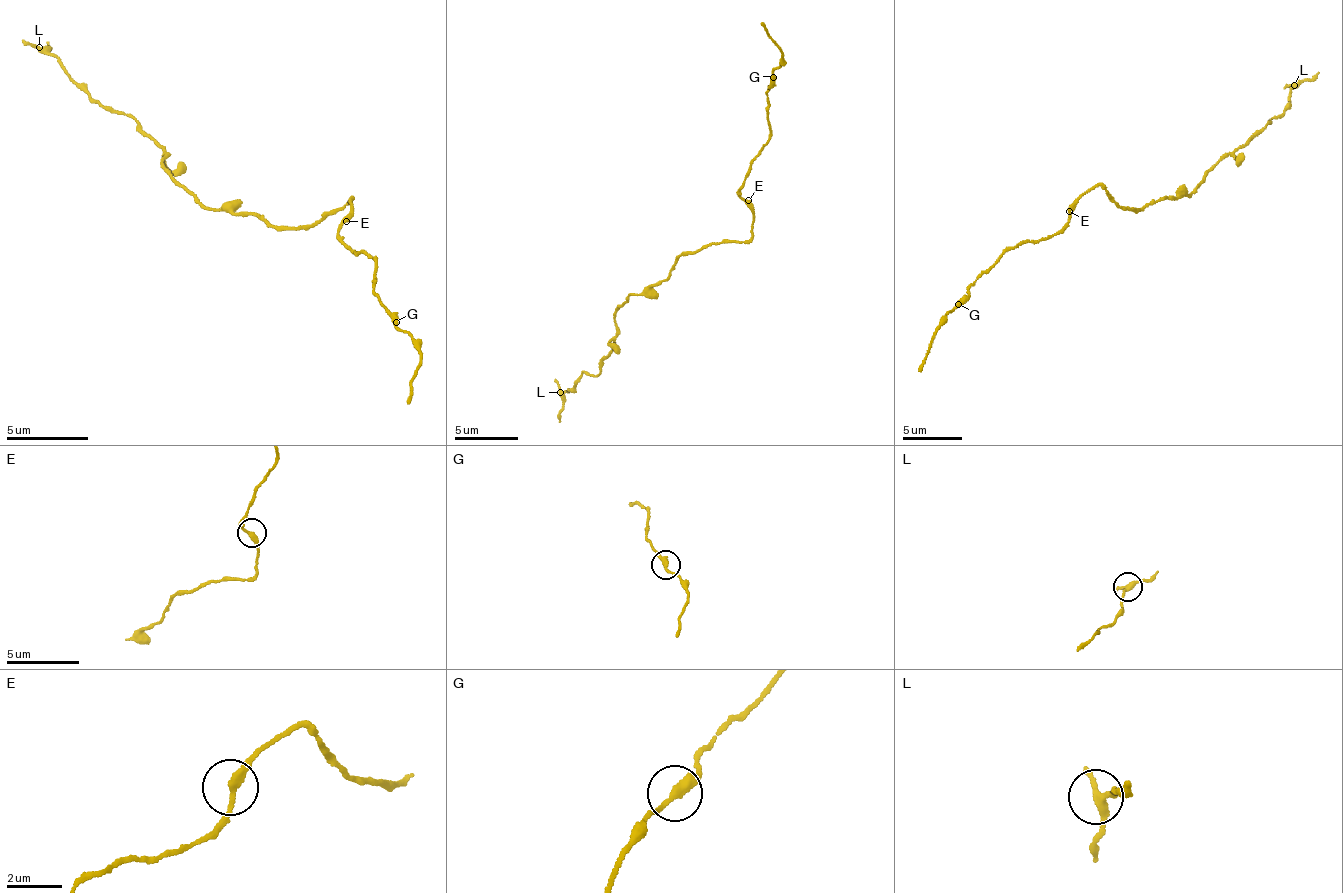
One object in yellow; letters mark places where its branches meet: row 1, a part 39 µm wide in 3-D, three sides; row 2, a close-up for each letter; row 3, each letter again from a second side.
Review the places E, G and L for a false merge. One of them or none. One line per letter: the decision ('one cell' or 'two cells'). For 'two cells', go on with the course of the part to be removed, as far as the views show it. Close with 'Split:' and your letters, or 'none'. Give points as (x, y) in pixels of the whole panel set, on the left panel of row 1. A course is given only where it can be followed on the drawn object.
E: one cell
G: one cell
L: one cell
Split: none

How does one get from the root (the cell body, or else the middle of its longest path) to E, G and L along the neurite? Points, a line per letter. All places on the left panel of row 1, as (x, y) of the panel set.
E: (297, 228), (315, 225), (317, 220), (338, 213), (346, 208), (349, 197), (352, 212), (346, 221)
G: (297, 228), (338, 213), (349, 197), (352, 216), (337, 233), (377, 263), (372, 289), (395, 321)
L: (297, 228), (274, 229), (254, 214), (207, 208), (166, 168), (168, 158), (135, 120), (106, 110), (39, 47)

